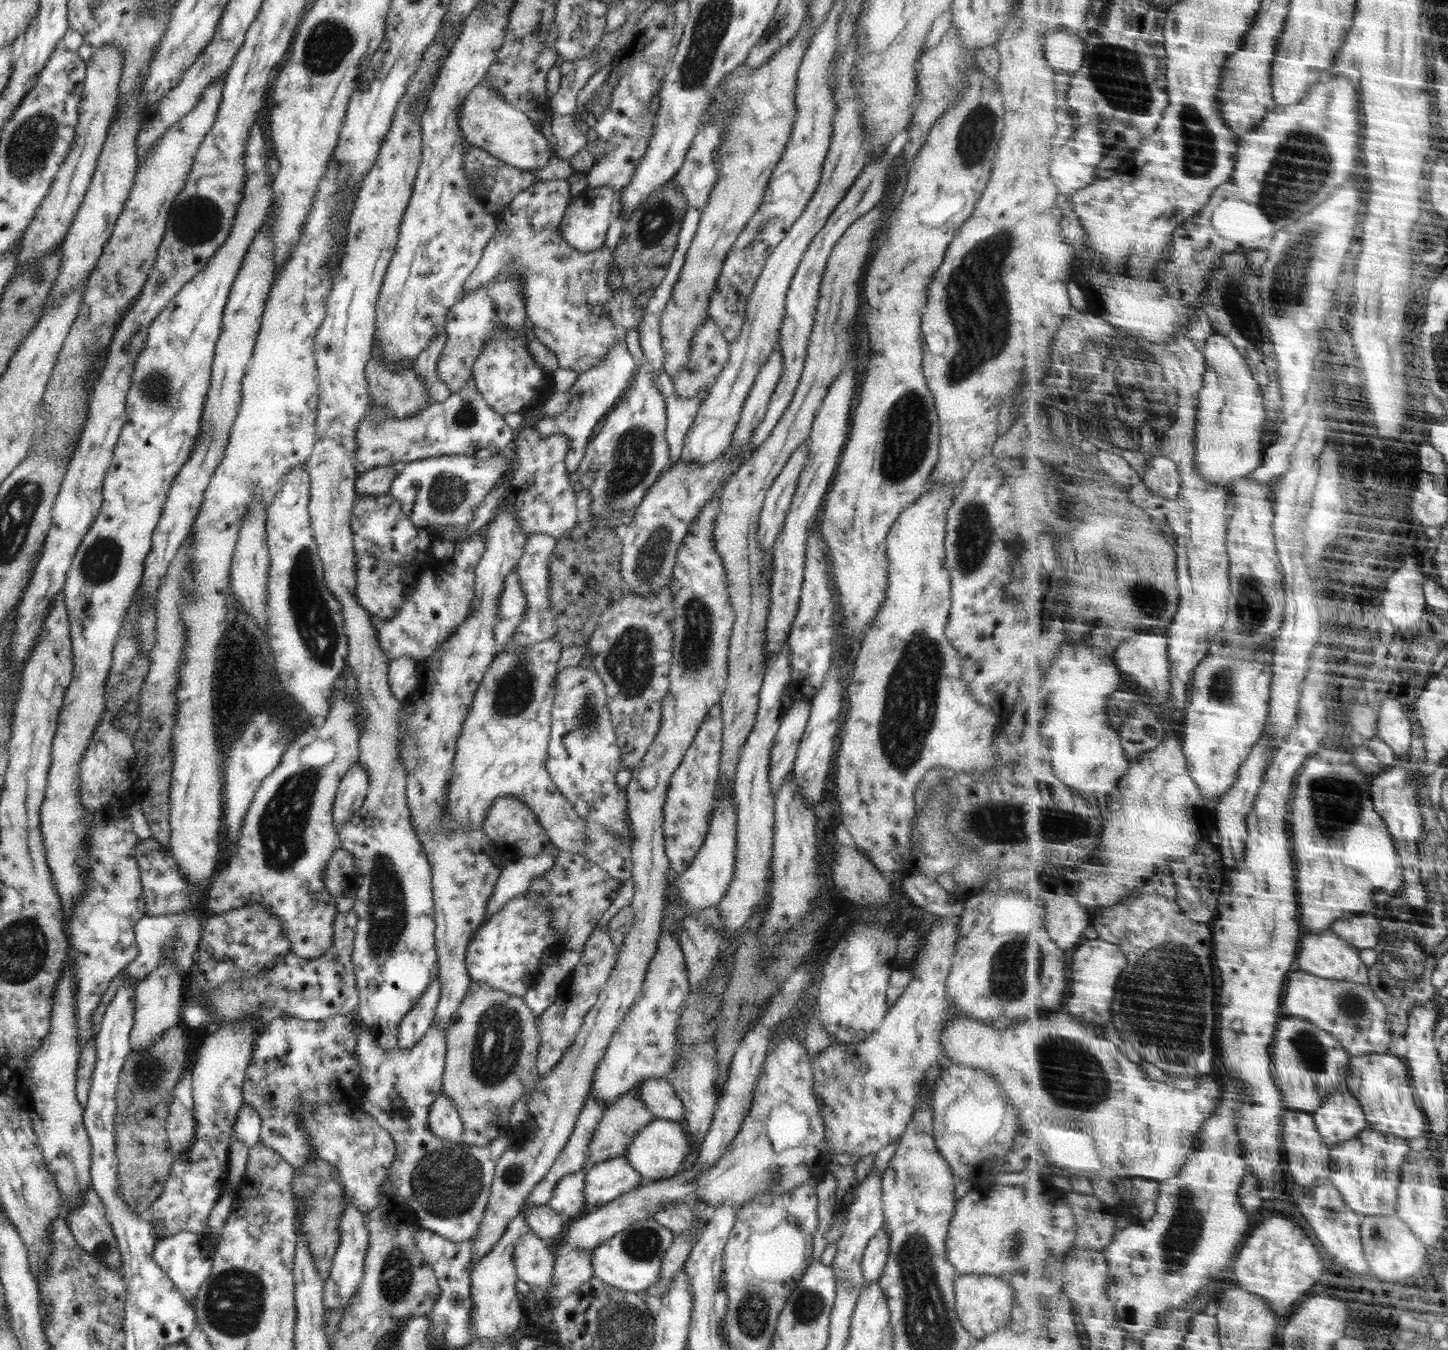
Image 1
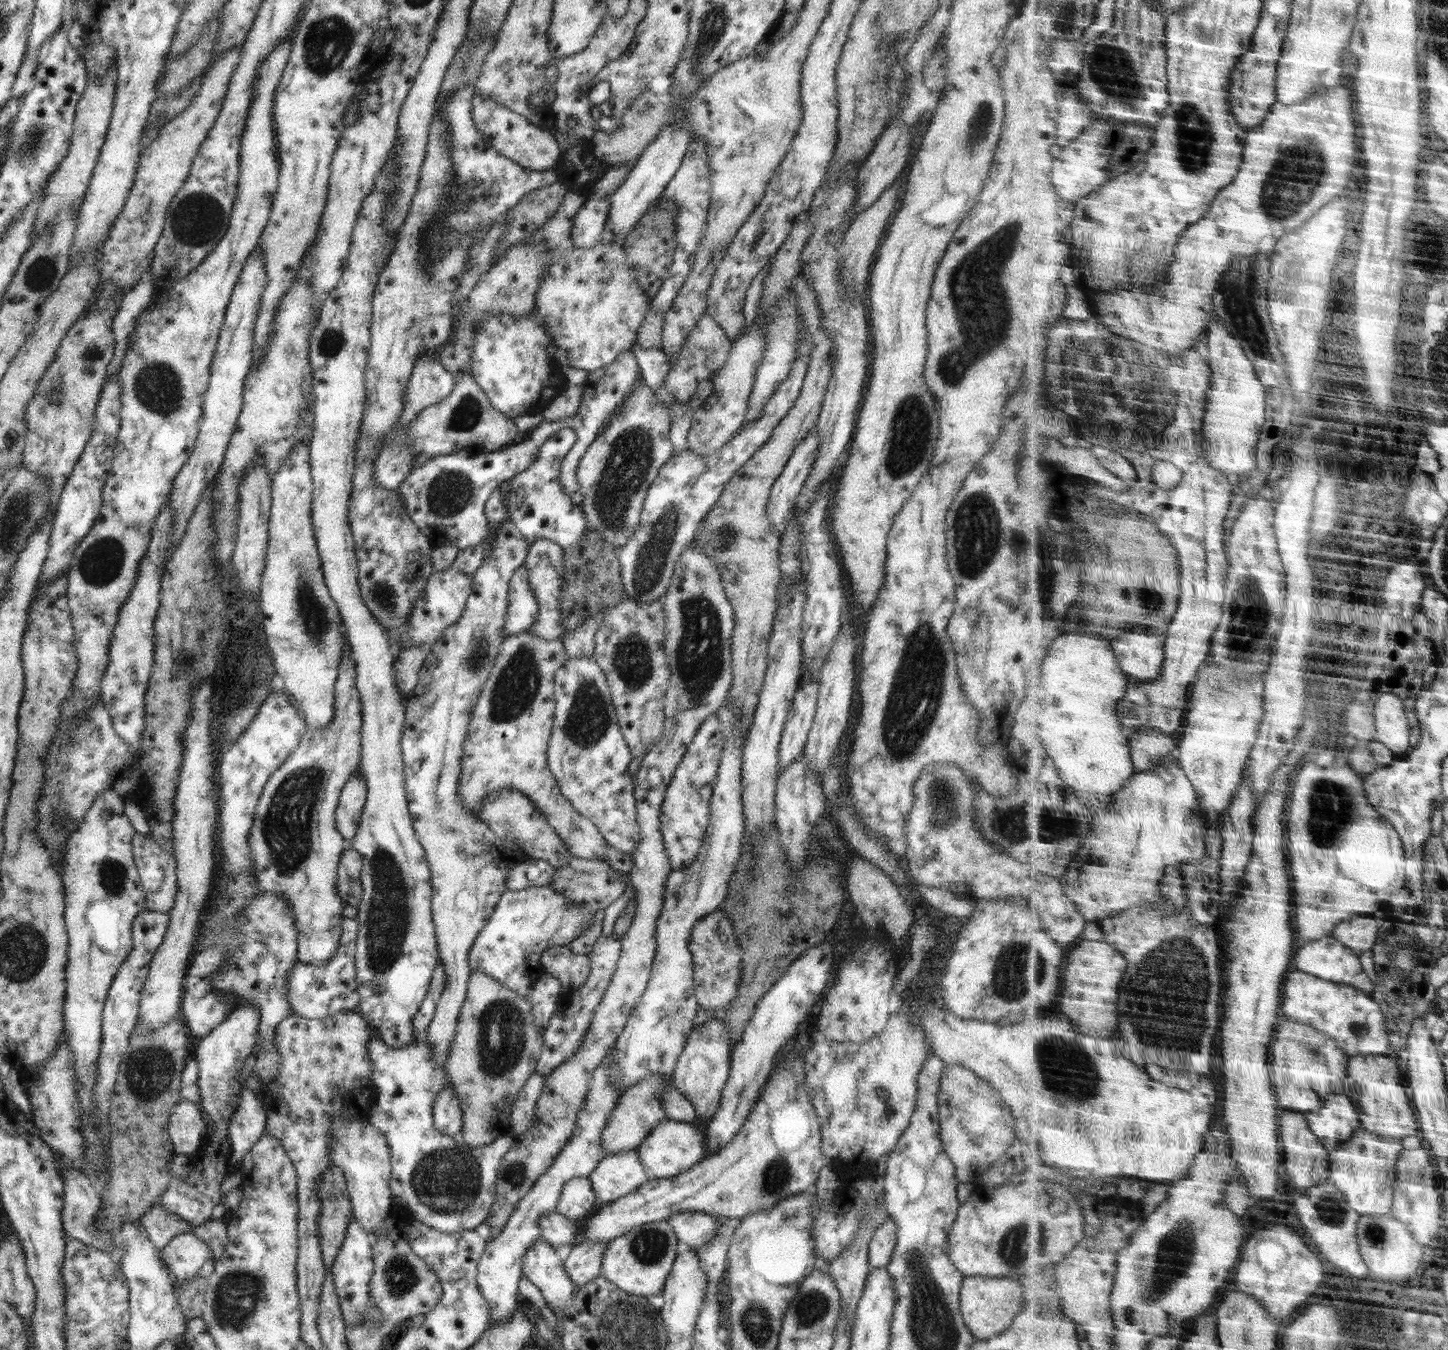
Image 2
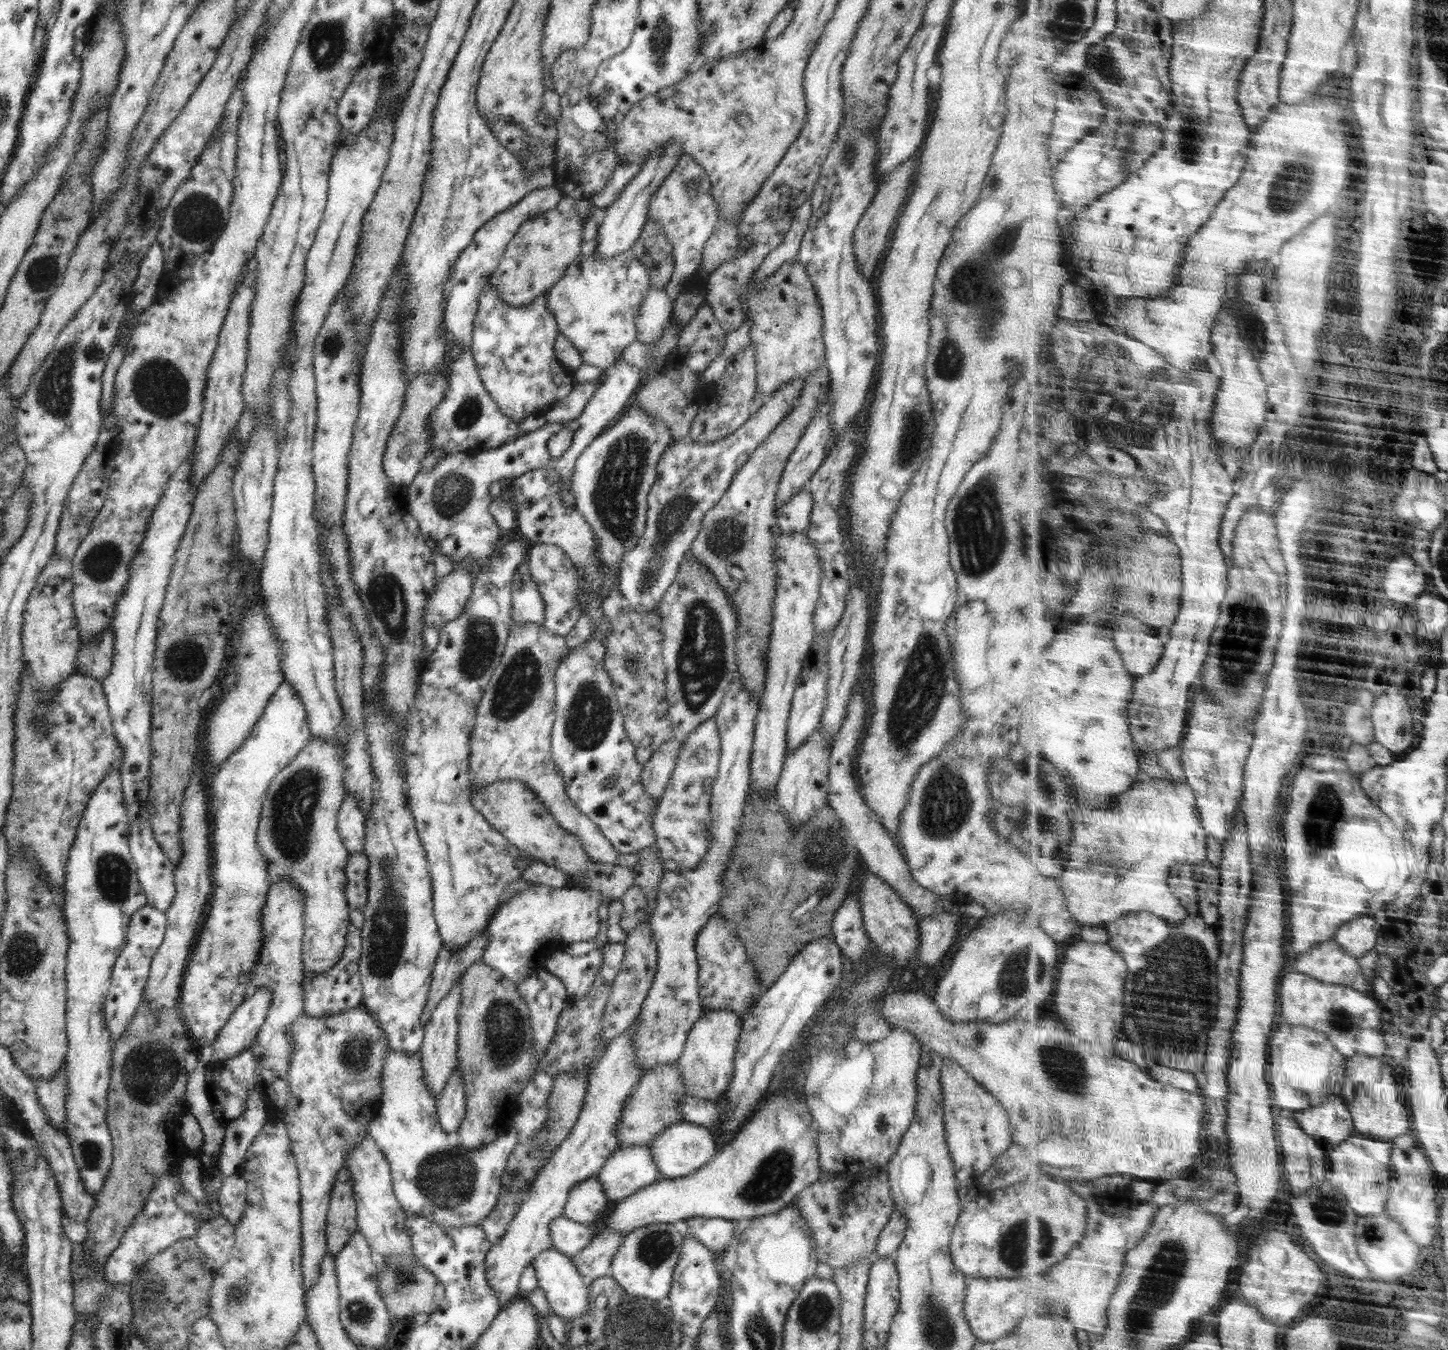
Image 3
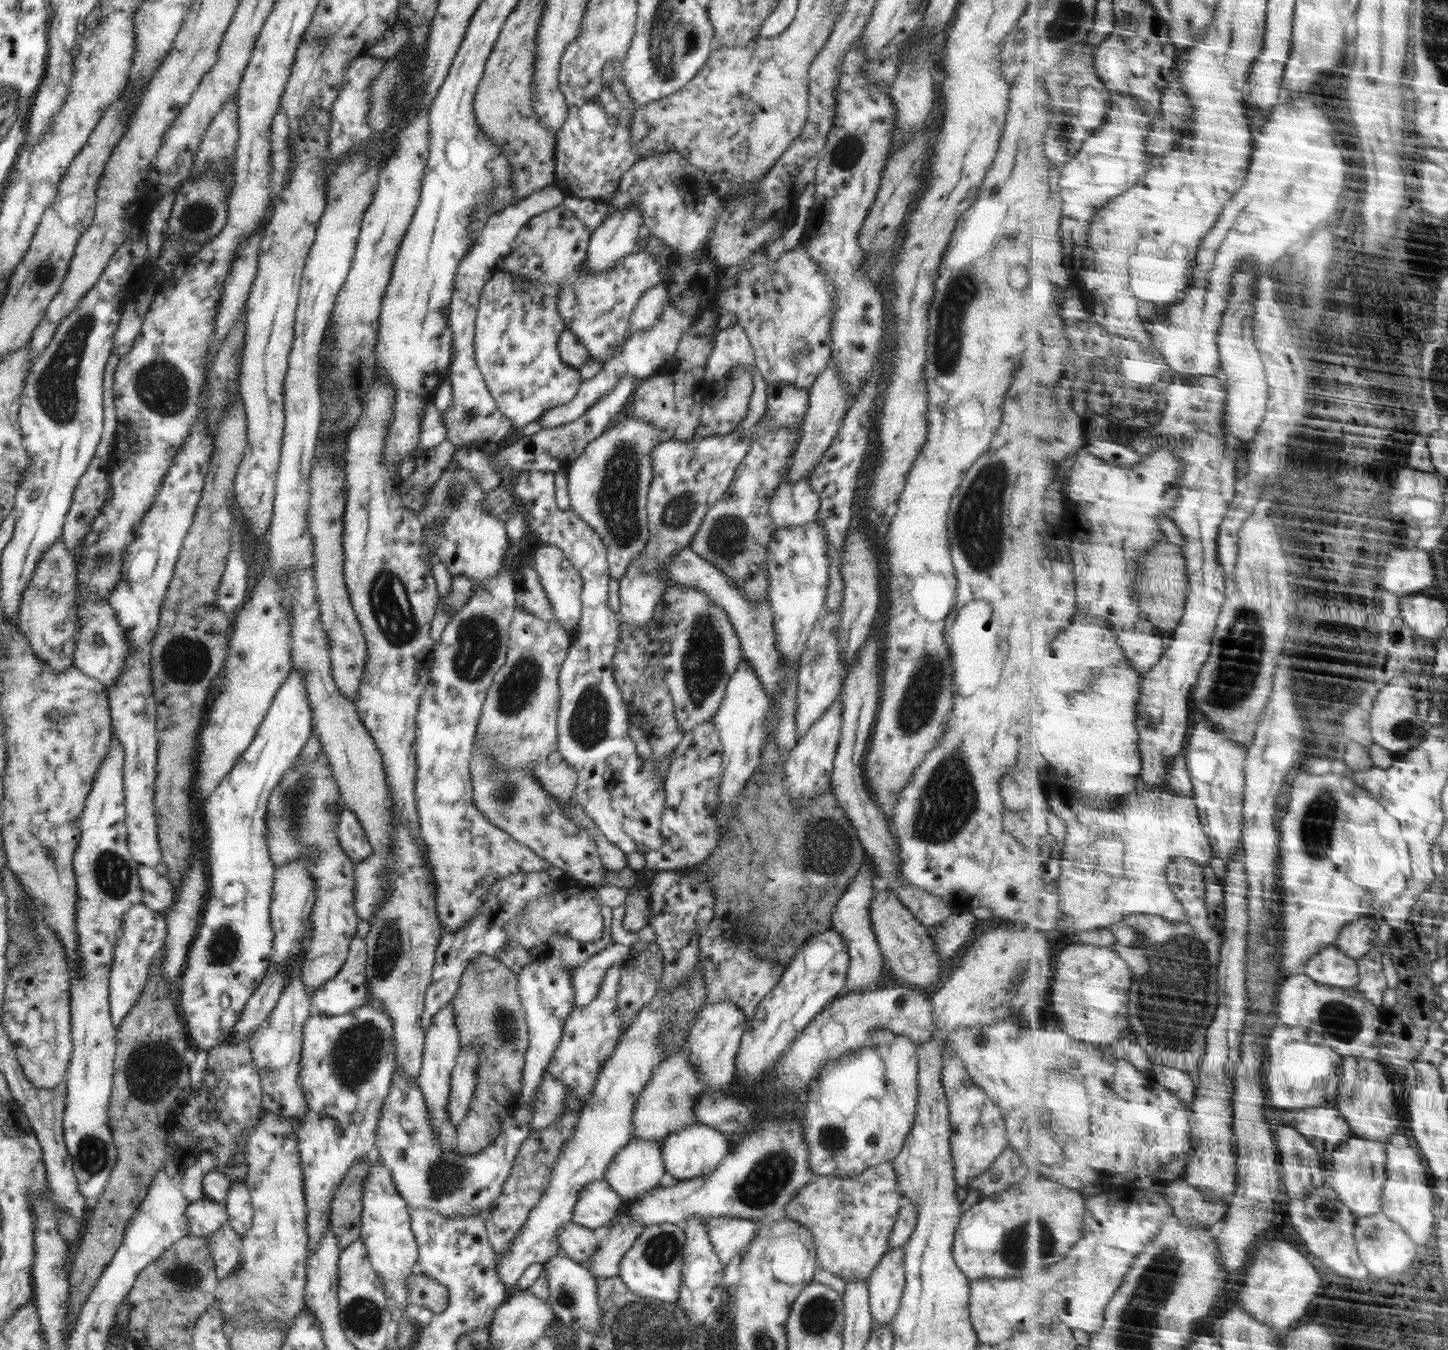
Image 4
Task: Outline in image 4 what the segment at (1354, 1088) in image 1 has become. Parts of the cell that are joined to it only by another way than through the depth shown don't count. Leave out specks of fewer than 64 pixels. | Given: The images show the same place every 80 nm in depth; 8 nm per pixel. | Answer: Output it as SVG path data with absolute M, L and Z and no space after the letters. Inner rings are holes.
M1345 1057L1344 1067L1345 1077L1342 1080L1338 1108L1353 1128L1354 1136L1390 1144L1392 1136L1400 1132L1402 1120L1394 1102L1395 1084L1392 1084L1386 1064L1382 1064L1381 1058Z

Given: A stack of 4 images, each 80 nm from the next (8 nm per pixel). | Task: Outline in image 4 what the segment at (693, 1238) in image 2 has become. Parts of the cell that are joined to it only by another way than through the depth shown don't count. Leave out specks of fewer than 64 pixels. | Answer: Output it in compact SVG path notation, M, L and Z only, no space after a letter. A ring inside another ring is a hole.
M707 1217L708 1236L721 1262L726 1265L734 1256L741 1256L753 1243L762 1224L758 1220Z

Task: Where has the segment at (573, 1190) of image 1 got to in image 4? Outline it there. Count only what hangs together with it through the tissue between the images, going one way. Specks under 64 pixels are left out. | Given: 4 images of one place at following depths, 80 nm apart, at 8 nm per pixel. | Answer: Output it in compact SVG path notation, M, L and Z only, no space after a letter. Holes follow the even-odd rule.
M604 1179L590 1181L578 1194L572 1209L572 1221L592 1231L611 1227L621 1218L618 1212L625 1202L626 1199L618 1196Z

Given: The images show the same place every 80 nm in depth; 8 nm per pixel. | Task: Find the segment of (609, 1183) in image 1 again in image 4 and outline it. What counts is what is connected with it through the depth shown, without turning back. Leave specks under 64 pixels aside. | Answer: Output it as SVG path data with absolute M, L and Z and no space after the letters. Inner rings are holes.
M632 1137L607 1166L603 1179L618 1196L626 1200L636 1200L649 1190L655 1189L664 1174L666 1169L662 1161L661 1140L640 1140Z

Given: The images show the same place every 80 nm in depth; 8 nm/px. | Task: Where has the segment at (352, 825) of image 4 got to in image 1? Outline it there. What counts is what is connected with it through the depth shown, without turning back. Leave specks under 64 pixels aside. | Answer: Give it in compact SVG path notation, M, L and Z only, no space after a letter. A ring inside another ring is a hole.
M359 762L347 770L340 779L332 807L335 826L343 825L357 814L365 801L369 787L367 770Z

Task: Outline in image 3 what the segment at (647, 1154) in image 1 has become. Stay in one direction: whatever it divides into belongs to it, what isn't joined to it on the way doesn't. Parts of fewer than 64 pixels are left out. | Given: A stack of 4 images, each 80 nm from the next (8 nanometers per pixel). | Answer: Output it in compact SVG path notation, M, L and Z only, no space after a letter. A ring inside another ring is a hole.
M684 1121L672 1124L672 1126L662 1130L661 1133L657 1134L657 1137L649 1142L648 1146L652 1150L654 1163L656 1163L662 1176L666 1179L673 1179L696 1173L701 1166L710 1163L710 1160L721 1149L718 1147L717 1138L715 1130Z

